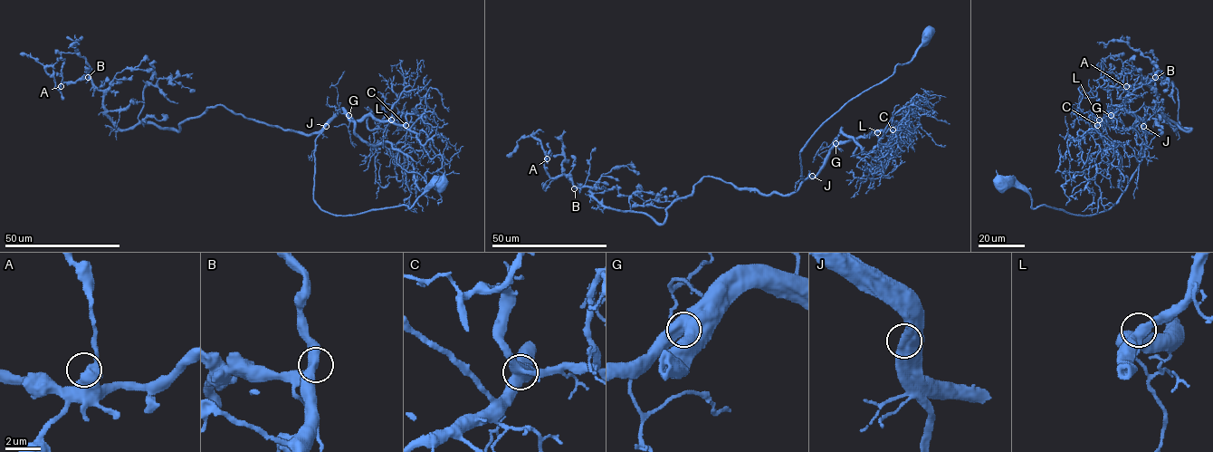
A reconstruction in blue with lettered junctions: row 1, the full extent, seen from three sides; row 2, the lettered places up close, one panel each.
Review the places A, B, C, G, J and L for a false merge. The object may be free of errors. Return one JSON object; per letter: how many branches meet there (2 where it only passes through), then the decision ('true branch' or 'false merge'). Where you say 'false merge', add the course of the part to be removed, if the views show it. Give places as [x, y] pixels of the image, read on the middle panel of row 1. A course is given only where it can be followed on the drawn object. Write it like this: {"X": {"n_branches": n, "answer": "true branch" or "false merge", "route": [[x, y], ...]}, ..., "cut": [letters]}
{"A": {"n_branches": 2, "answer": "true branch"}, "B": {"n_branches": 3, "answer": "true branch"}, "C": {"n_branches": 3, "answer": "true branch"}, "G": {"n_branches": 2, "answer": "true branch"}, "J": {"n_branches": 1, "answer": "true branch"}, "L": {"n_branches": 2, "answer": "true branch"}, "cut": []}

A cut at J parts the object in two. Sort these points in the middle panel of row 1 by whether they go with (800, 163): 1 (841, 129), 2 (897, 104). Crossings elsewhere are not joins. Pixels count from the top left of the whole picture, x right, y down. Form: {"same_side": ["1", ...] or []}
{"same_side": []}

